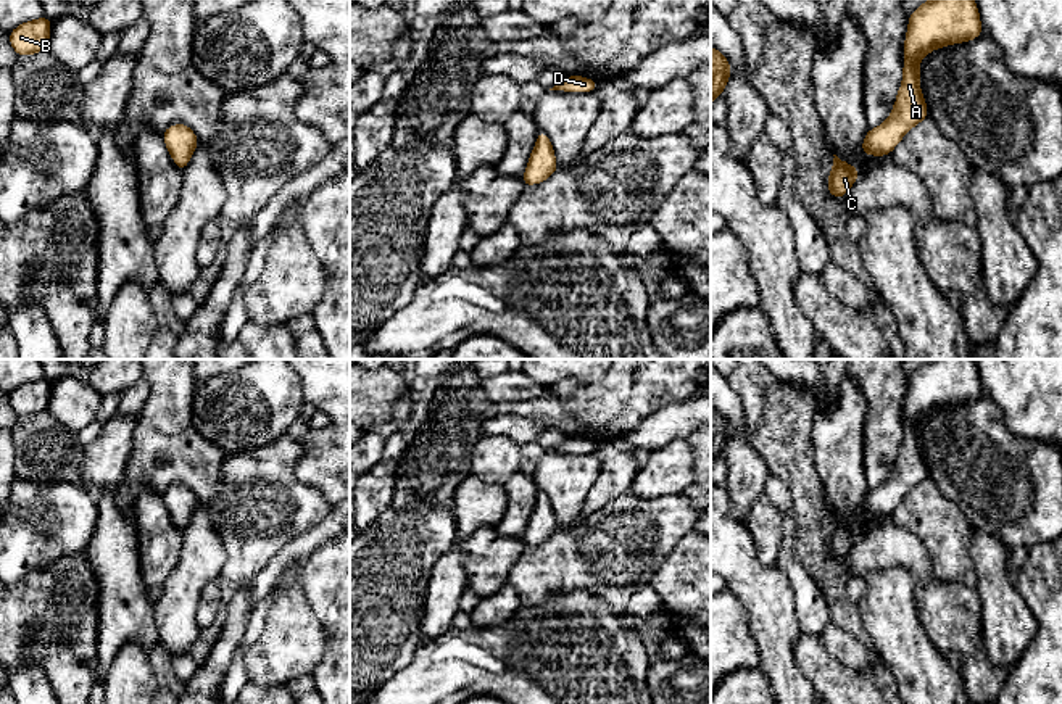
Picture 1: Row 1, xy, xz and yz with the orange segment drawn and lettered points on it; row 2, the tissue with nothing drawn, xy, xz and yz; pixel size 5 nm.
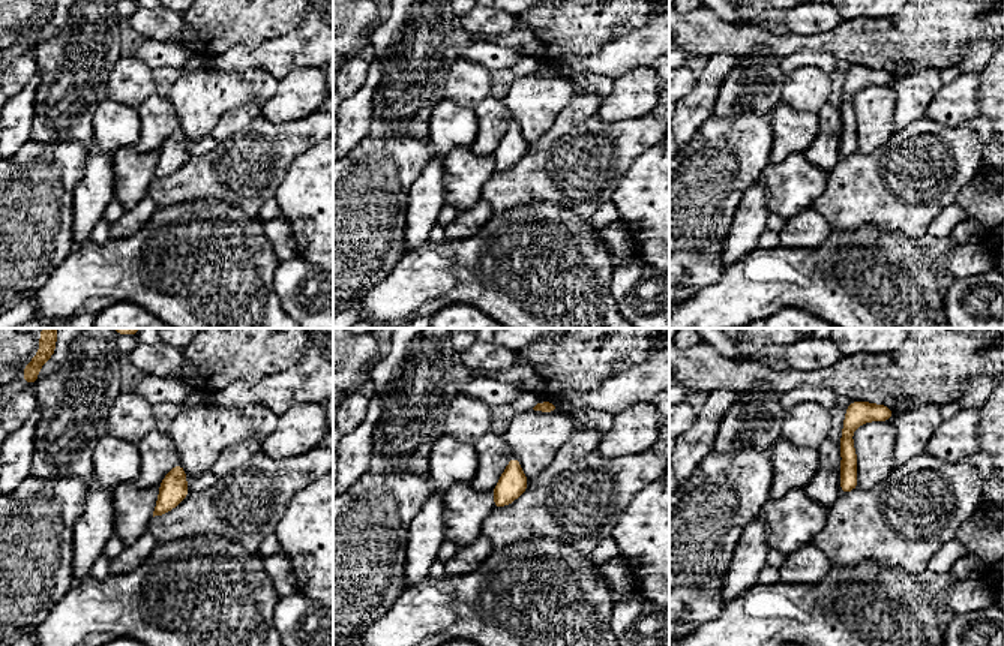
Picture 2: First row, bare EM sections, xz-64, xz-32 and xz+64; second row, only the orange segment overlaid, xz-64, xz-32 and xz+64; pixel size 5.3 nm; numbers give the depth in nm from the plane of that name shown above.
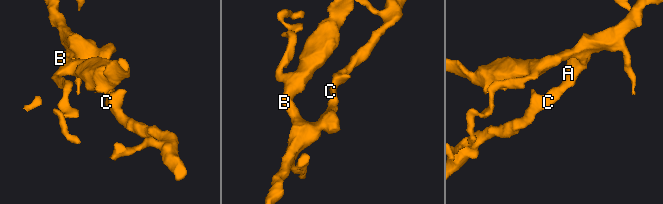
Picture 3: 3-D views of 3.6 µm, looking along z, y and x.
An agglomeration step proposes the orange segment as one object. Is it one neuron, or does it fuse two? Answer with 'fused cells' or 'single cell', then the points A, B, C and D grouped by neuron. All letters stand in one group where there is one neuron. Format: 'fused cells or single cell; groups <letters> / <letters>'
single cell; groups A B C D

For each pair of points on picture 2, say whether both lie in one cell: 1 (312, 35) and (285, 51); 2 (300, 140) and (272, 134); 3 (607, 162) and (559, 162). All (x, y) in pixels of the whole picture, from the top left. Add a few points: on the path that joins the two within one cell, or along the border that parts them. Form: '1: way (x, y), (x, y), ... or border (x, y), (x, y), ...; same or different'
1: way (306, 38), (291, 51); same
2: way (293, 140), (279, 140); same
3: way (595, 162), (571, 162); same

